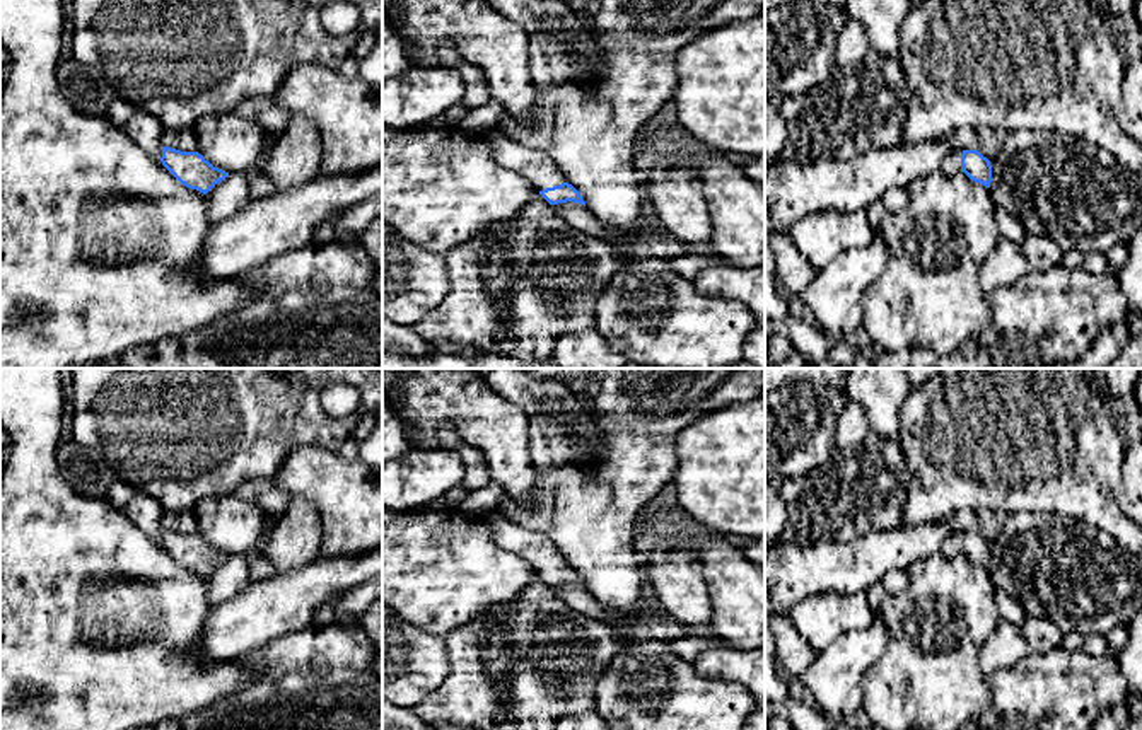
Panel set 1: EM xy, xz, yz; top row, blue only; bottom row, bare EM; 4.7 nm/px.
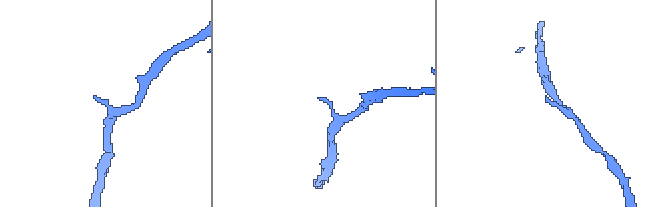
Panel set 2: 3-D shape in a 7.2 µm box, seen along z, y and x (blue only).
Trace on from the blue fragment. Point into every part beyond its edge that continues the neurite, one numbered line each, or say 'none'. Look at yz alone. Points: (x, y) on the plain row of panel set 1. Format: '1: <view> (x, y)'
1: yz (953, 544)

